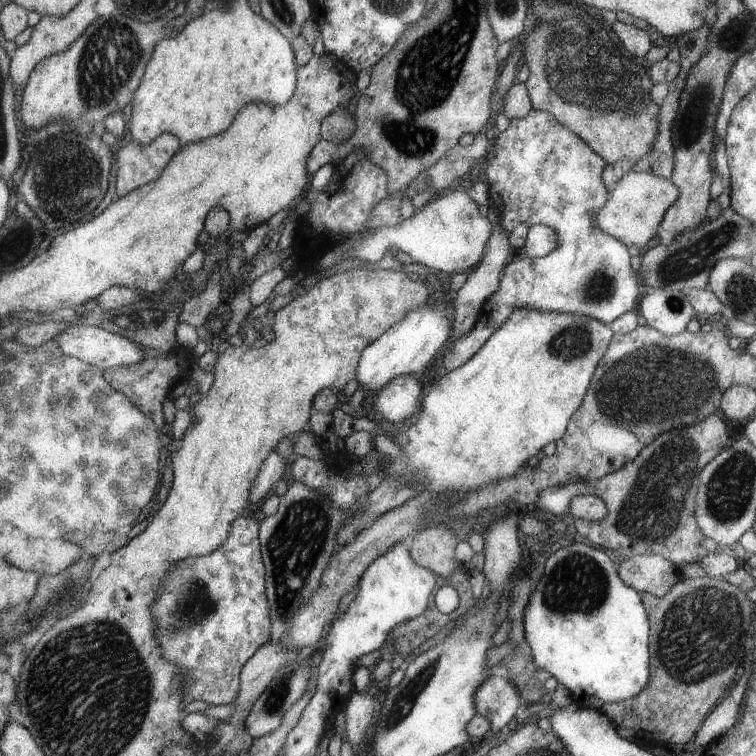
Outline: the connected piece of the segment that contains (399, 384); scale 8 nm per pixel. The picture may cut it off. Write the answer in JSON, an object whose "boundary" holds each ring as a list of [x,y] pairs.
{"boundary":[[[408,374],[393,377],[373,395],[373,403],[382,418],[397,425],[409,422],[420,410],[421,384]]]}

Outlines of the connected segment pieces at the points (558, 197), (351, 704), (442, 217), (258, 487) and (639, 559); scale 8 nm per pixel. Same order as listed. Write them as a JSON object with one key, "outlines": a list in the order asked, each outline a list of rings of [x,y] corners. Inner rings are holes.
{"outlines":[[[[535,108],[525,118],[511,119],[506,130],[497,133],[493,140],[497,149],[484,171],[488,190],[487,206],[492,207],[500,216],[500,227],[507,234],[521,223],[529,226],[549,225],[556,232],[557,246],[544,257],[516,260],[502,268],[500,285],[485,299],[472,329],[456,341],[446,341],[443,345],[441,364],[447,371],[456,369],[473,357],[491,334],[517,309],[575,313],[609,324],[623,312],[635,311],[635,298],[641,288],[635,271],[629,267],[627,247],[619,239],[599,230],[595,222],[596,214],[606,204],[609,196],[607,186],[601,182],[601,172],[607,165],[606,162],[583,139],[564,127],[554,115]]],[[[355,691],[344,706],[344,722],[346,740],[351,744],[353,751],[363,744],[365,730],[372,726],[373,703],[369,693]]],[[[458,188],[451,194],[433,196],[425,205],[415,210],[409,219],[403,219],[397,226],[377,227],[370,231],[369,237],[364,238],[355,248],[347,252],[347,258],[358,258],[376,263],[388,249],[401,250],[408,254],[414,262],[424,264],[431,270],[439,270],[450,276],[455,273],[472,270],[483,256],[485,245],[491,234],[491,225],[488,218],[481,217],[477,211],[478,206],[469,198],[465,190]]],[[[273,449],[267,453],[265,460],[261,464],[261,468],[258,470],[257,481],[250,488],[252,506],[257,506],[256,508],[258,508],[259,504],[271,494],[276,481],[283,474],[285,460],[285,457],[281,457]]],[[[633,555],[619,563],[619,578],[640,593],[663,596],[680,577],[680,570],[659,555]]]]}

